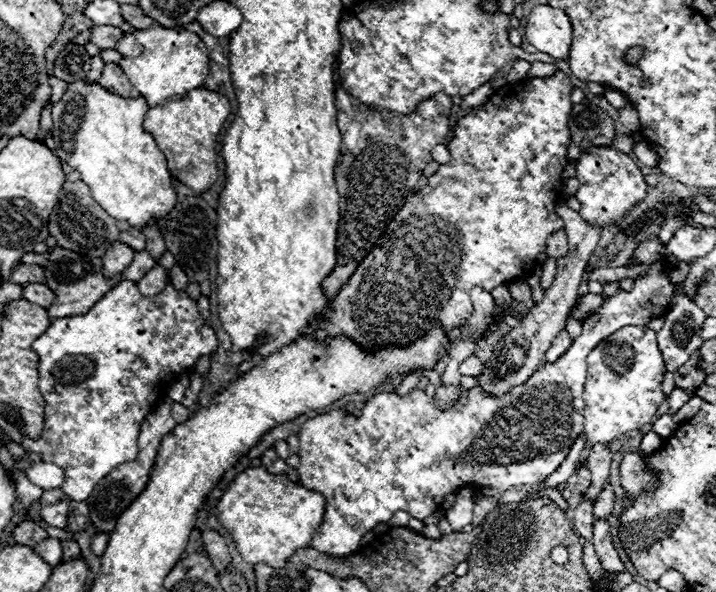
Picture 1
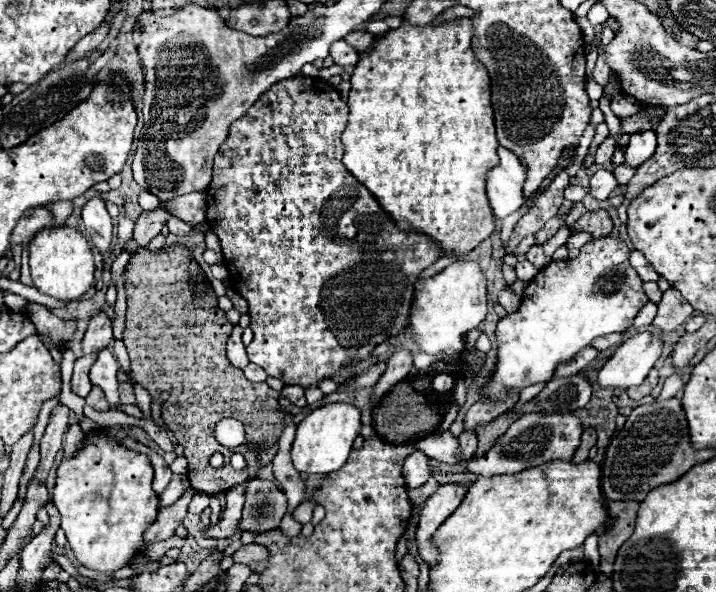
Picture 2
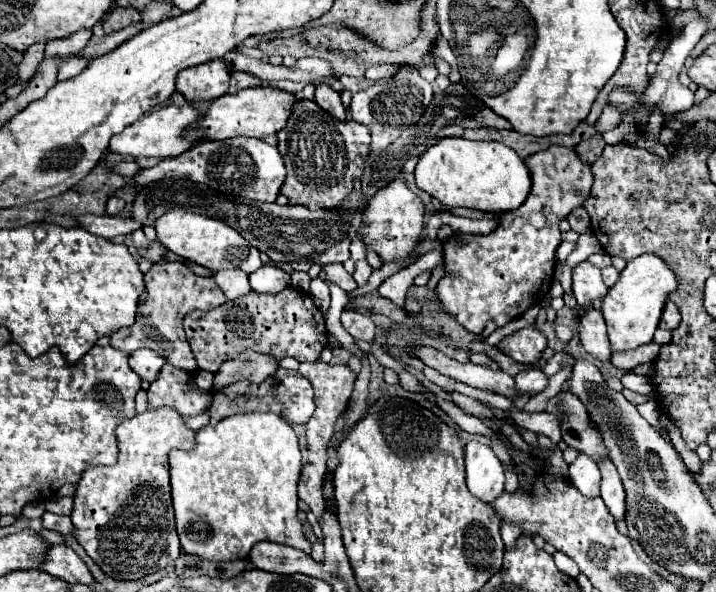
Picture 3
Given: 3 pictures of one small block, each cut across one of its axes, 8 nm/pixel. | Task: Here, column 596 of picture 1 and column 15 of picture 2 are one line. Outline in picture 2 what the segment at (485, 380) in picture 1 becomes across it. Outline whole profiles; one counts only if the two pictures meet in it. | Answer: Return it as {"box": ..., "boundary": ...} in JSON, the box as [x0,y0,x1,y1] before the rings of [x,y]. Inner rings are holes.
{"box":[12,206,54,244],"boundary":[[[36,206],[32,210],[26,210],[22,214],[22,218],[18,220],[14,232],[12,232],[12,244],[28,244],[28,240],[38,232],[42,230],[44,226],[50,226],[54,220],[54,214],[44,208],[44,206]]]}

